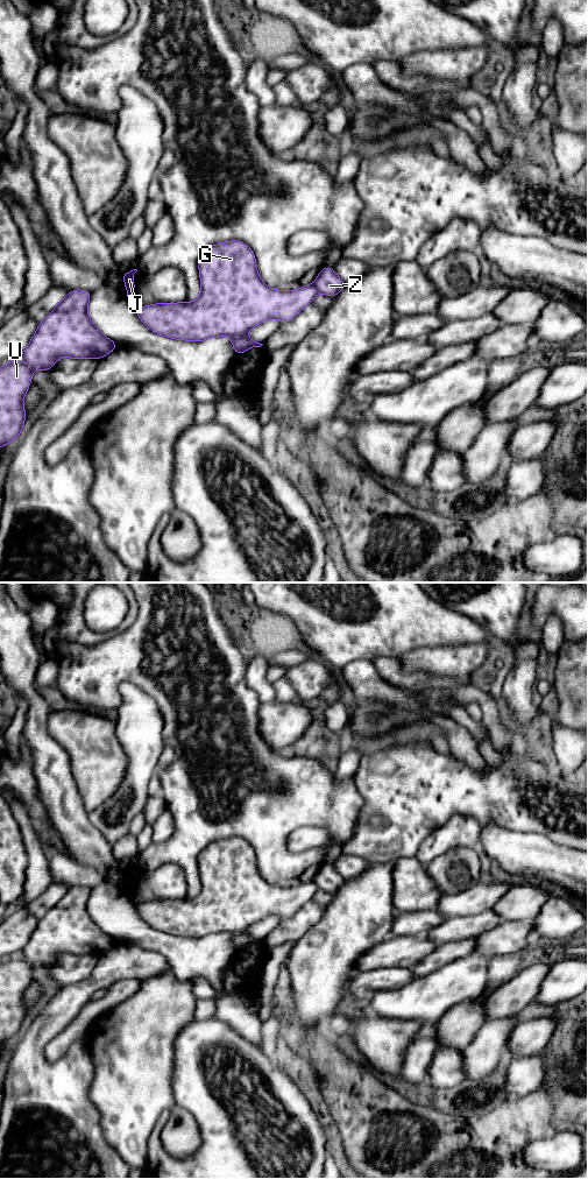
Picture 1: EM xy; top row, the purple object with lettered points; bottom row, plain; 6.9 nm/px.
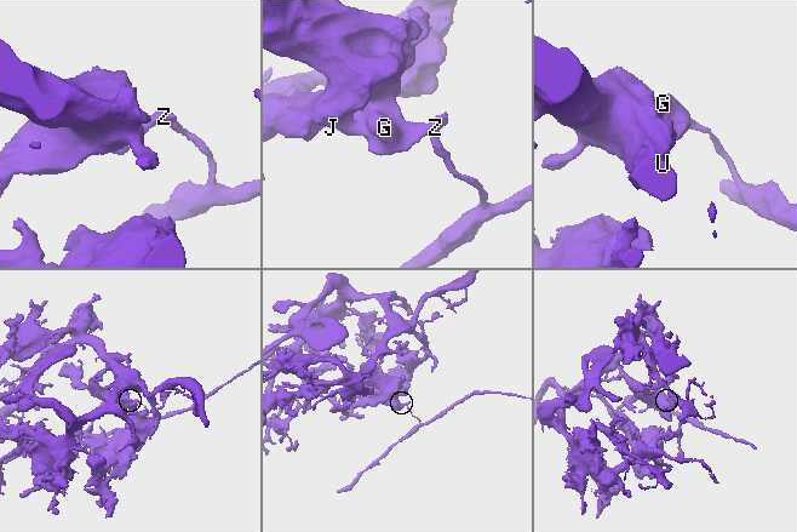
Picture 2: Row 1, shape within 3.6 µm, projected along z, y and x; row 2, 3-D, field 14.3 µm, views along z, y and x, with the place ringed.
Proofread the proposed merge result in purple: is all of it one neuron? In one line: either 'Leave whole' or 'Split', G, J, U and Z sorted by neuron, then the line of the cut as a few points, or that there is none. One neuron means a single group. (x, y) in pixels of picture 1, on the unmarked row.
Split. Groups: G J U / Z. Split along xy (312, 881), (319, 888)

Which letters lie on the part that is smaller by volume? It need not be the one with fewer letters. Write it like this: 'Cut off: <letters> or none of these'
Cut off: Z

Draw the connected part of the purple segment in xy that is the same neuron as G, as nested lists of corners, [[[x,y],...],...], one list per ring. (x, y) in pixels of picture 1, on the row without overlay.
[[[233,836],[213,841],[199,855],[201,889],[192,899],[157,899],[134,902],[141,918],[157,931],[178,937],[204,938],[207,934],[228,932],[236,952],[263,940],[248,934],[248,927],[271,915],[290,918],[318,891],[311,881],[297,887],[282,888],[267,883],[257,870],[256,855],[249,842]]]

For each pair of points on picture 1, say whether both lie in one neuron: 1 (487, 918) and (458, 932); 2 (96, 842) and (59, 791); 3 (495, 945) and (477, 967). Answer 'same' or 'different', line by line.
1: same
2: same
3: different

